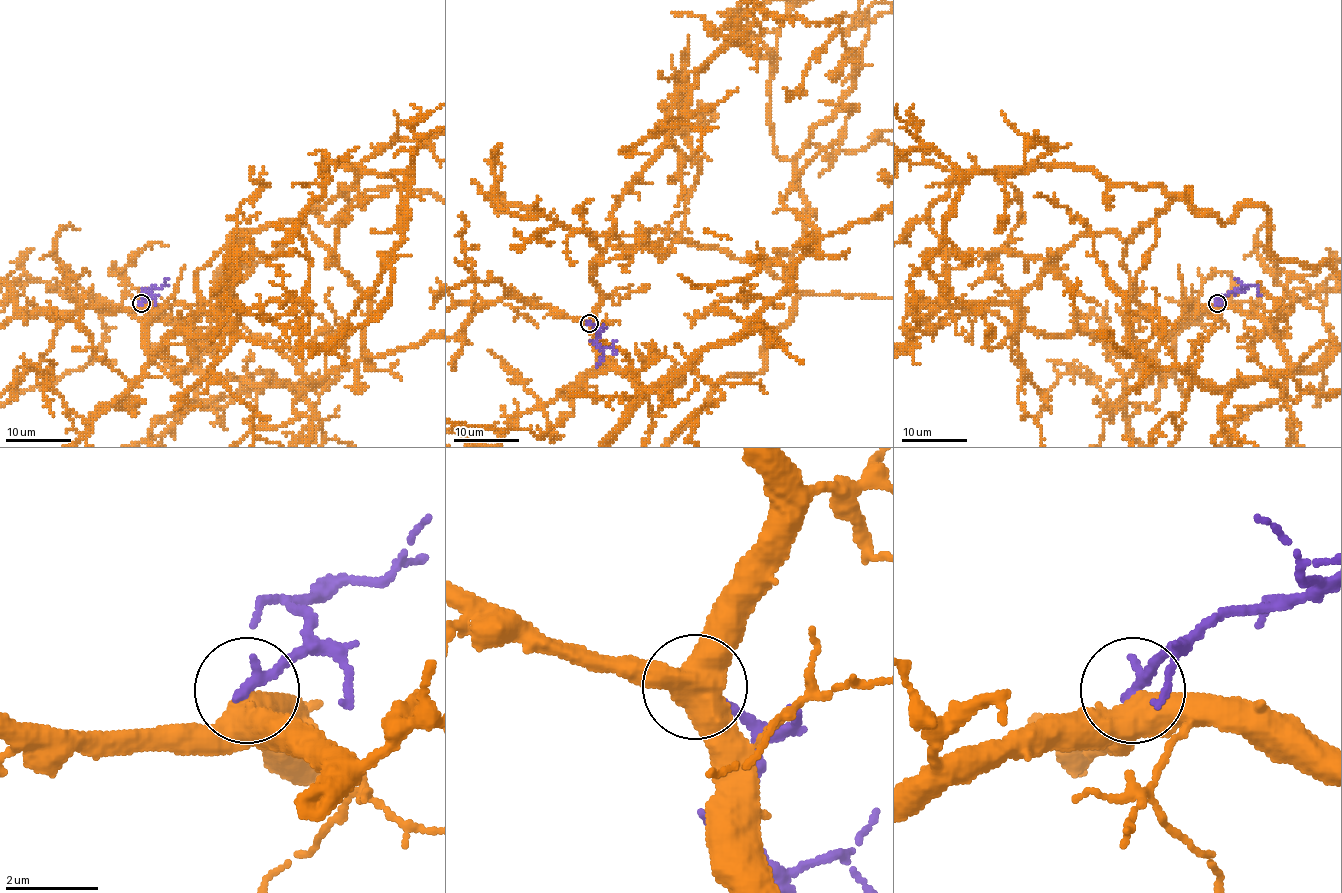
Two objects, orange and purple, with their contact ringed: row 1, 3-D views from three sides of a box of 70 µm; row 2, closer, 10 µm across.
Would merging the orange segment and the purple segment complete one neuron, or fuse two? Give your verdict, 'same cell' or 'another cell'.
another cell

